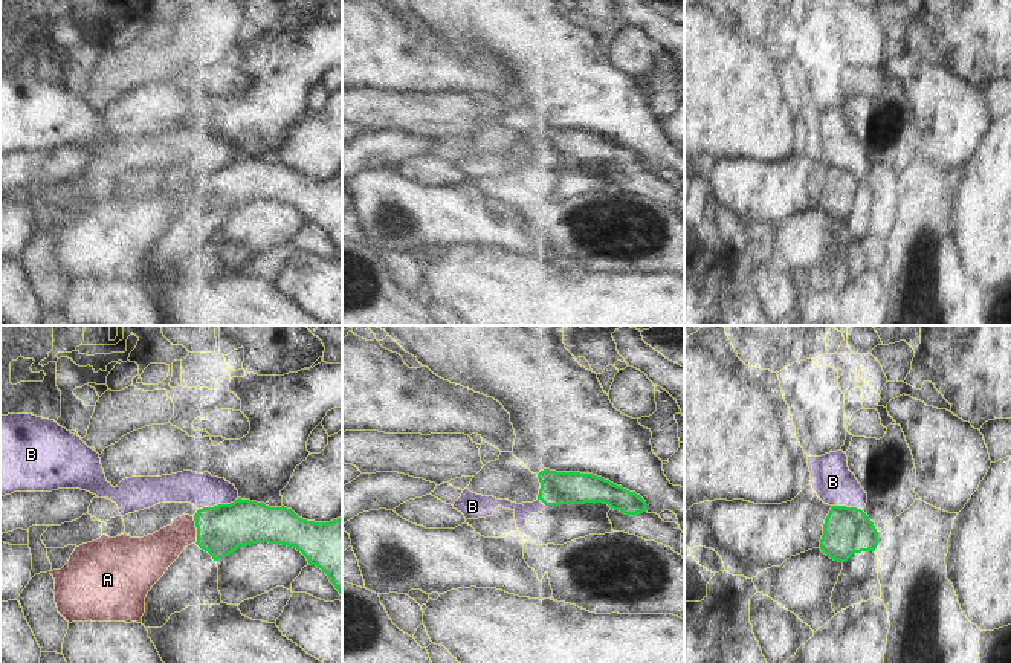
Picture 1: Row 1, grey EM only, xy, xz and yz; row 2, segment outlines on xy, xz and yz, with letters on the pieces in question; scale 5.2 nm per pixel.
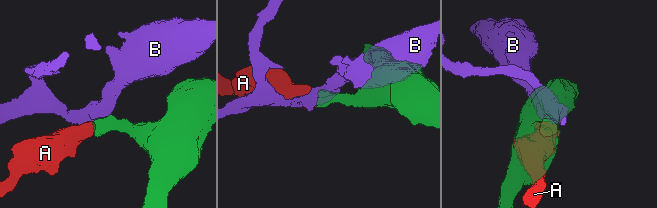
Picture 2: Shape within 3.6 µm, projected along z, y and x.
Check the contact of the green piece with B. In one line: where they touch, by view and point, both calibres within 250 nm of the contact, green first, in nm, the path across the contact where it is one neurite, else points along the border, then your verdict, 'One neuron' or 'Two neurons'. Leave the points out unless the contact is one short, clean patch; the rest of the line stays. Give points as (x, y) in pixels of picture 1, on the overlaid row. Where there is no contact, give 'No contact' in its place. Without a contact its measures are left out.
Touches green at xy (219, 504). Thickness 260 nm (green) against 180 nm. Two neurons.

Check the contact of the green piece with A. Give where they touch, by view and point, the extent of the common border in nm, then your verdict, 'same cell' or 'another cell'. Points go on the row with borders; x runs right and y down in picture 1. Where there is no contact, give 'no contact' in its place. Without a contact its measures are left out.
contact xy (197, 530); length 140 nm; same cell

